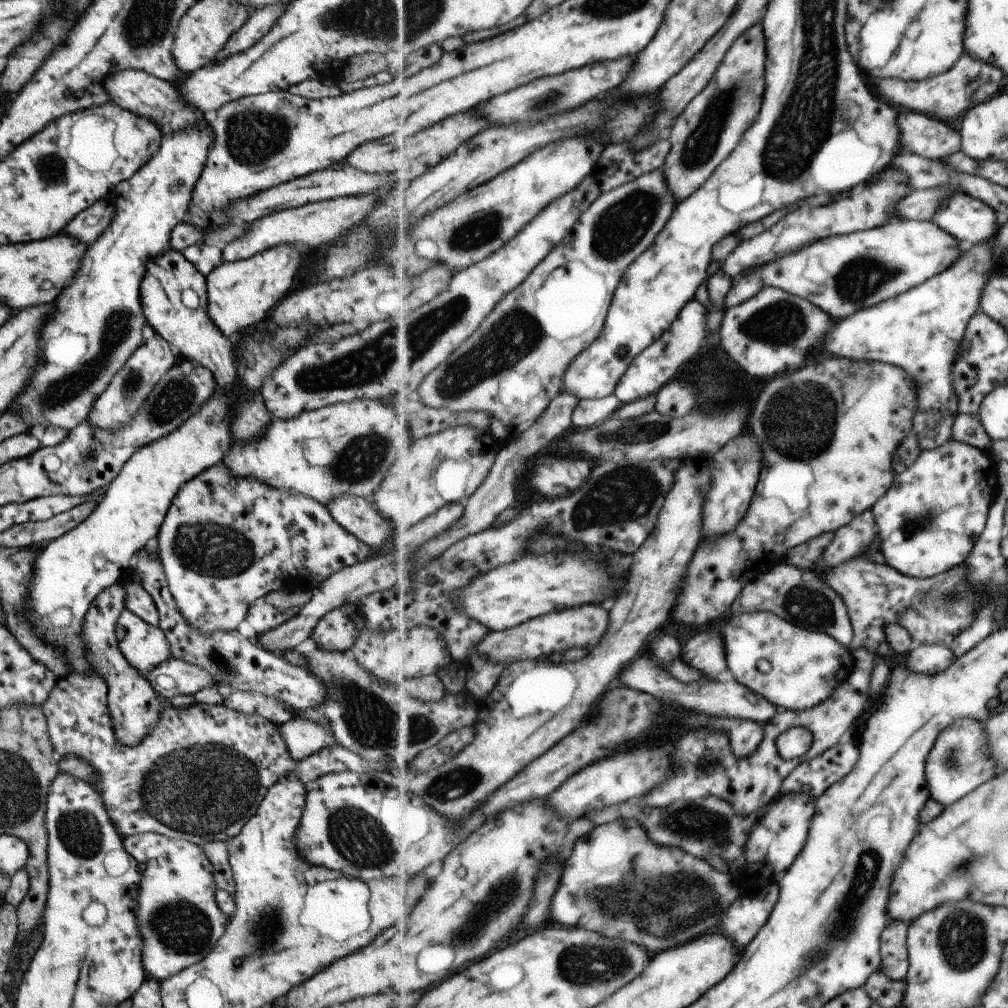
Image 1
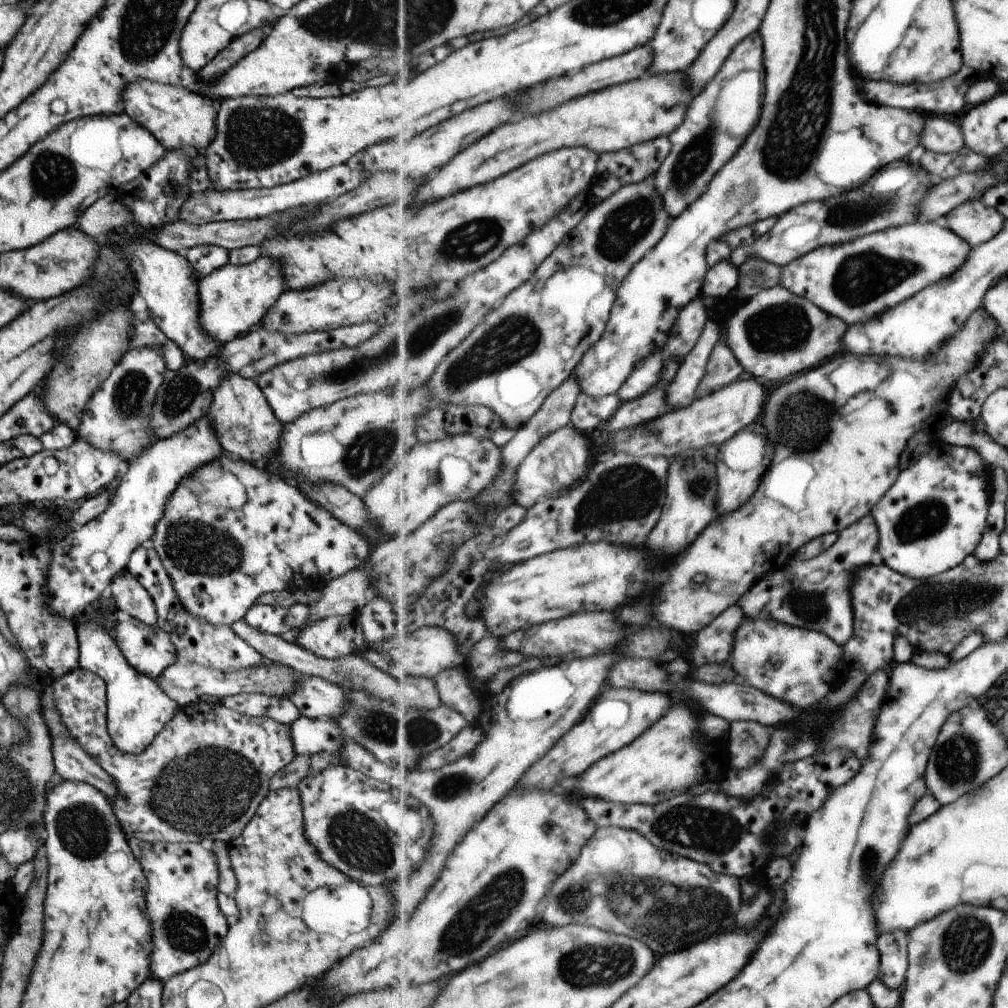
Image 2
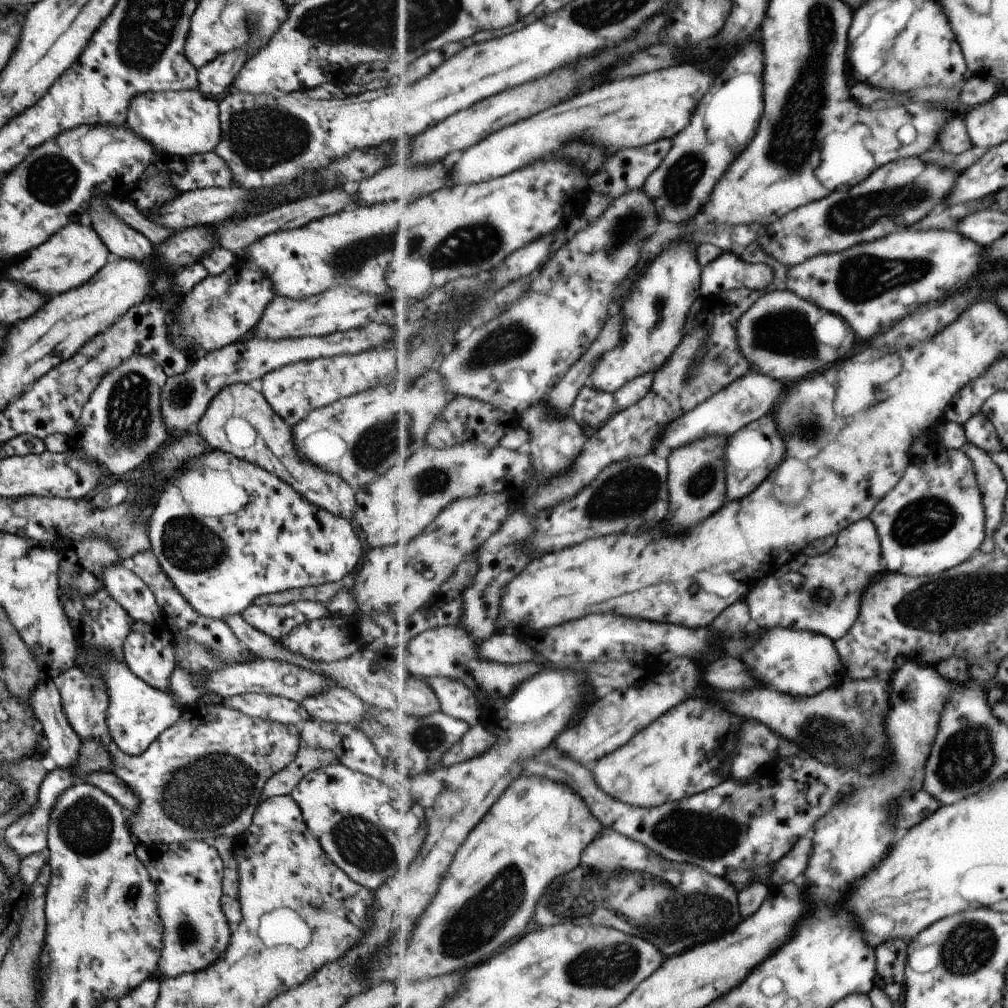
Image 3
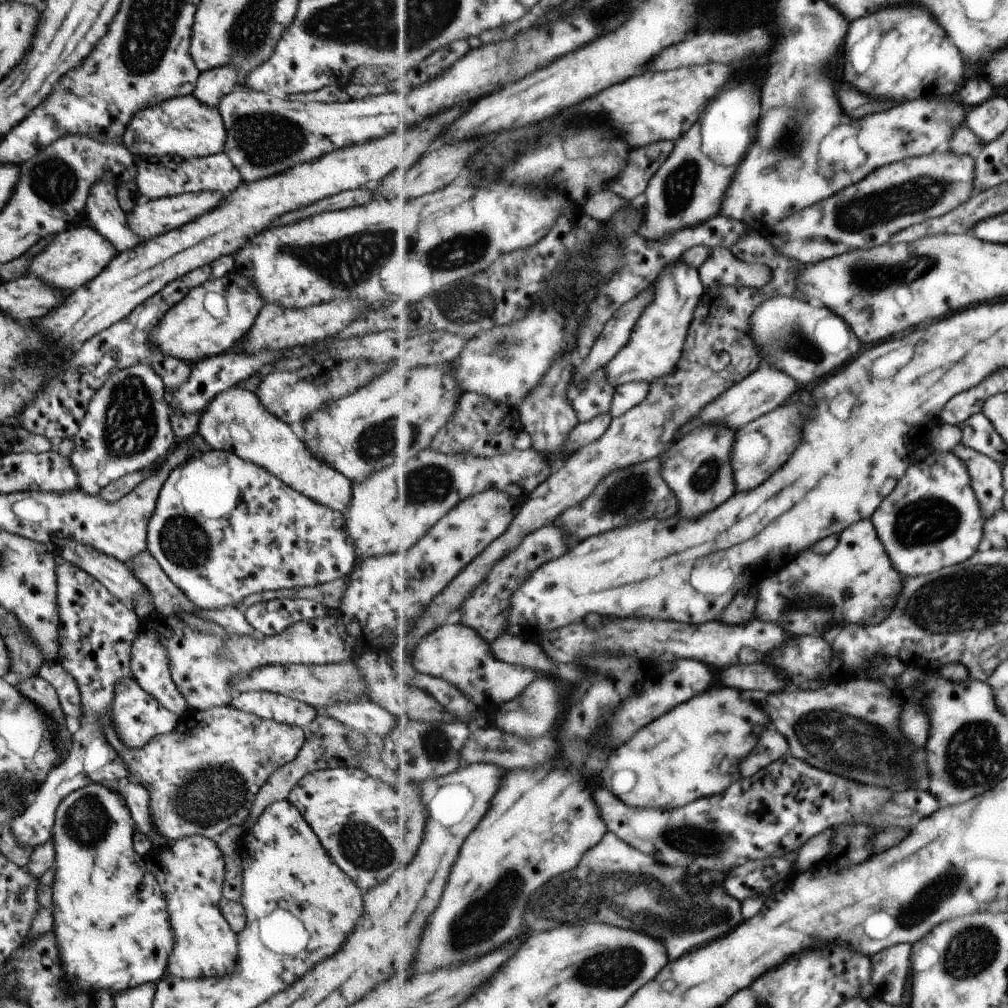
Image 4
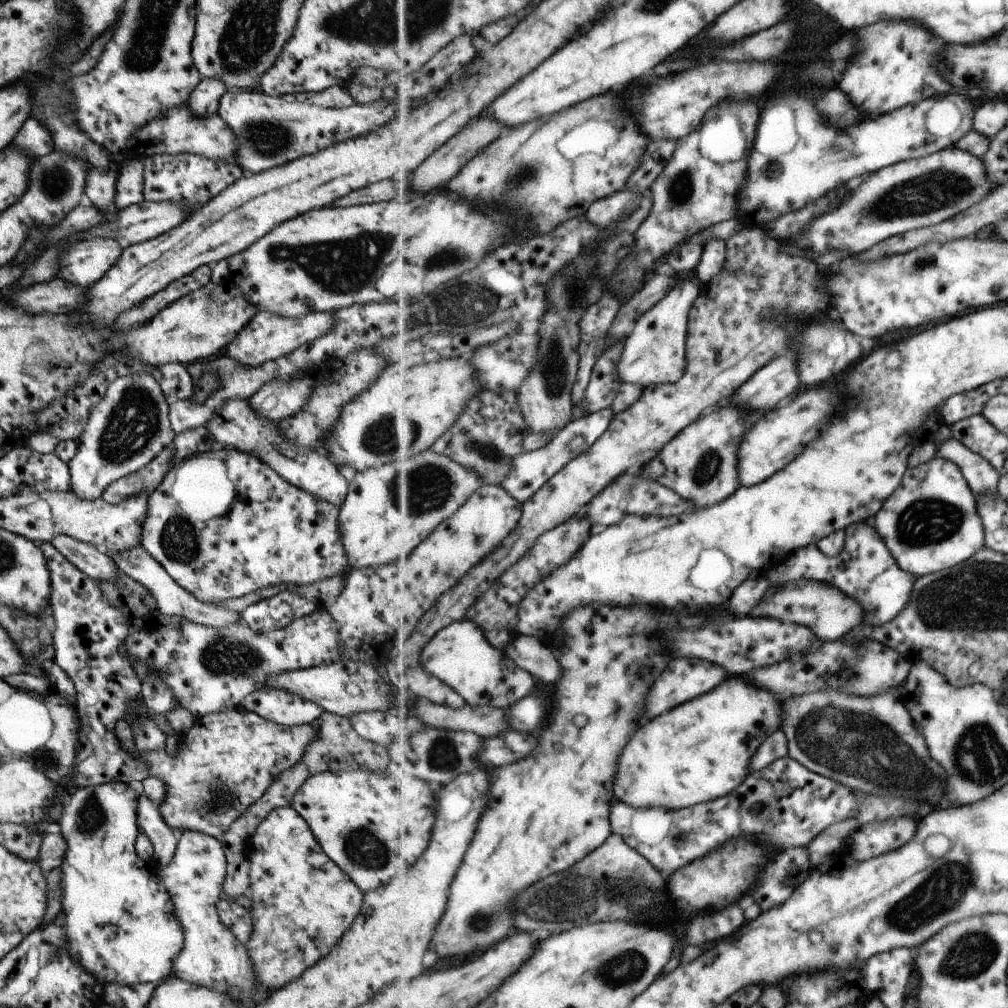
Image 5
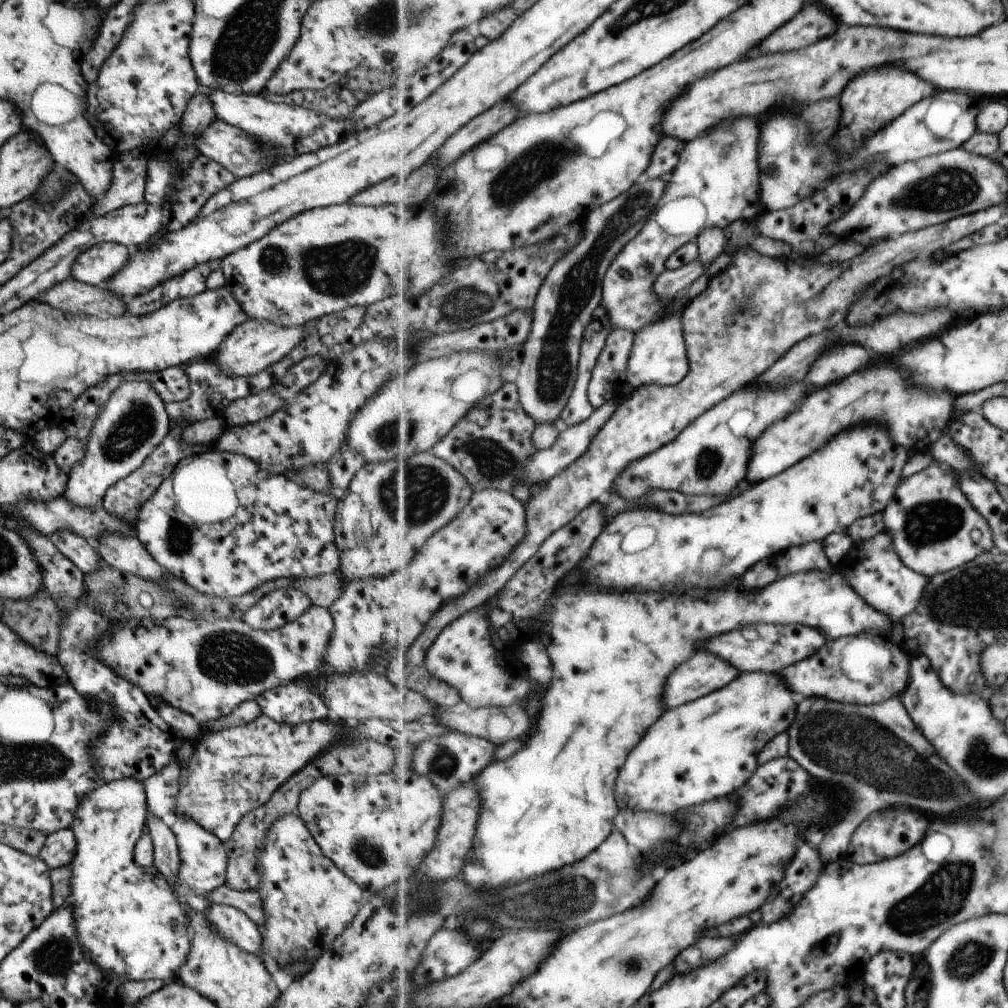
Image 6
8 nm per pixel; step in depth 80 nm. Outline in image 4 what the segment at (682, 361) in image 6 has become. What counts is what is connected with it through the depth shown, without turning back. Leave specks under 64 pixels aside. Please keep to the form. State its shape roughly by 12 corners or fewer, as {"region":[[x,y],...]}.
{"region":[[683,260],[605,366],[616,388],[677,370],[705,292]]}

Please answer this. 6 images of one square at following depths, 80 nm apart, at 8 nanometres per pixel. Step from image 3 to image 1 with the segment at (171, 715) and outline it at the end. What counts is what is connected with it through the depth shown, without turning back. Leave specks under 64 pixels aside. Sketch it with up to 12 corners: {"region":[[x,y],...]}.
{"region":[[130,568],[85,611],[84,659],[106,684],[114,737],[137,746],[157,724],[160,695],[114,635]]}

